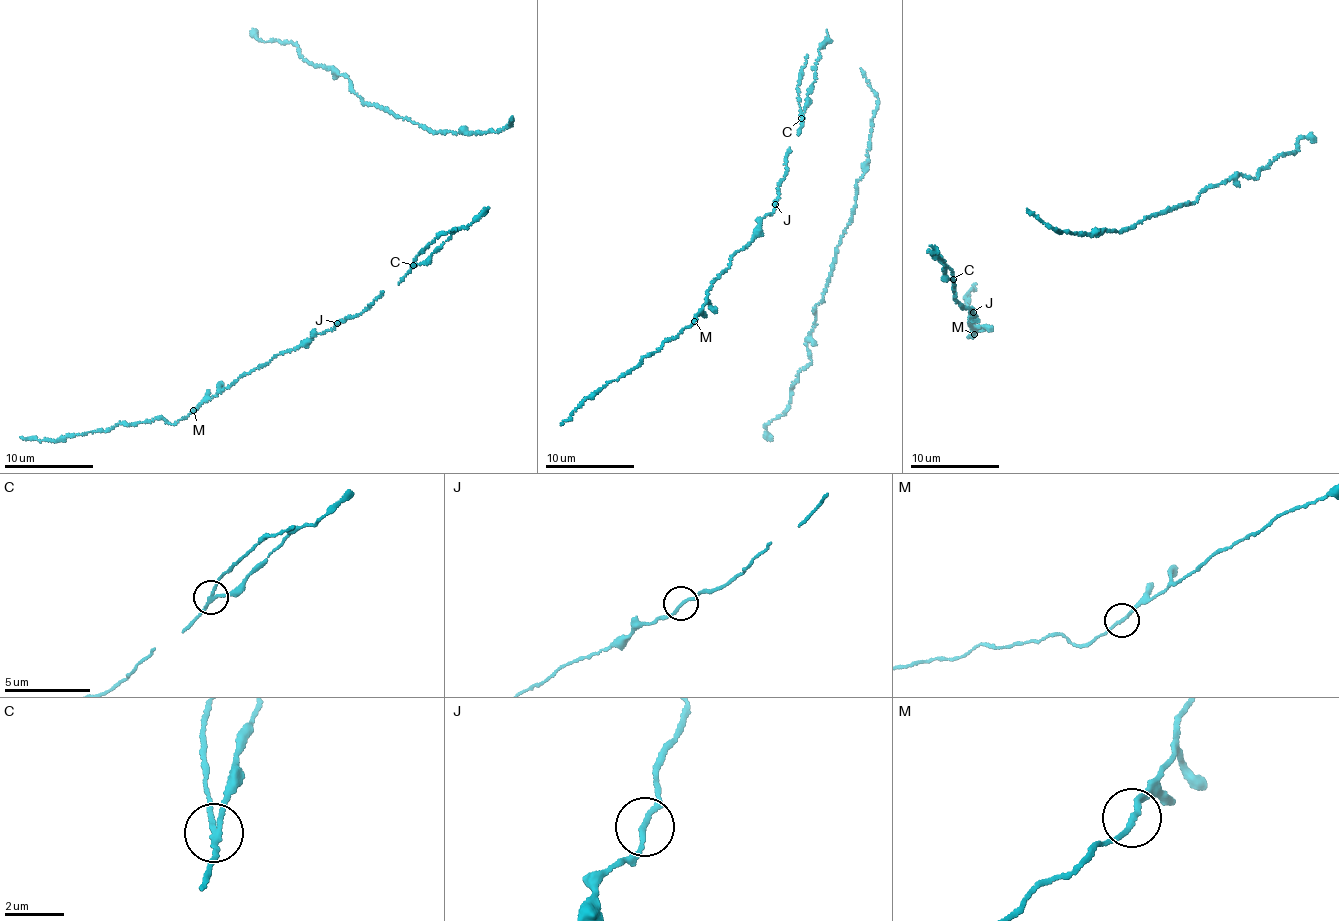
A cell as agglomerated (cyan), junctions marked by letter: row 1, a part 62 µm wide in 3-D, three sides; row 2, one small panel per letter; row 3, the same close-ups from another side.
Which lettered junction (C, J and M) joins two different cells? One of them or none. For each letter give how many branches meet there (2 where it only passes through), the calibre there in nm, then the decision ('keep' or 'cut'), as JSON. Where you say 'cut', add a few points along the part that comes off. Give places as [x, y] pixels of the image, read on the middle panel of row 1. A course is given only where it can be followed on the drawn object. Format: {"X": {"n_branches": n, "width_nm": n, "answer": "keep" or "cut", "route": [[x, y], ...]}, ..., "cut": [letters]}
{"C": {"n_branches": 3, "width_nm": 140, "answer": "cut", "route": [[802, 118], [797, 87], [807, 55]]}, "J": {"n_branches": 2, "width_nm": 160, "answer": "keep"}, "M": {"n_branches": 2, "width_nm": 170, "answer": "keep"}, "cut": ["C"]}

